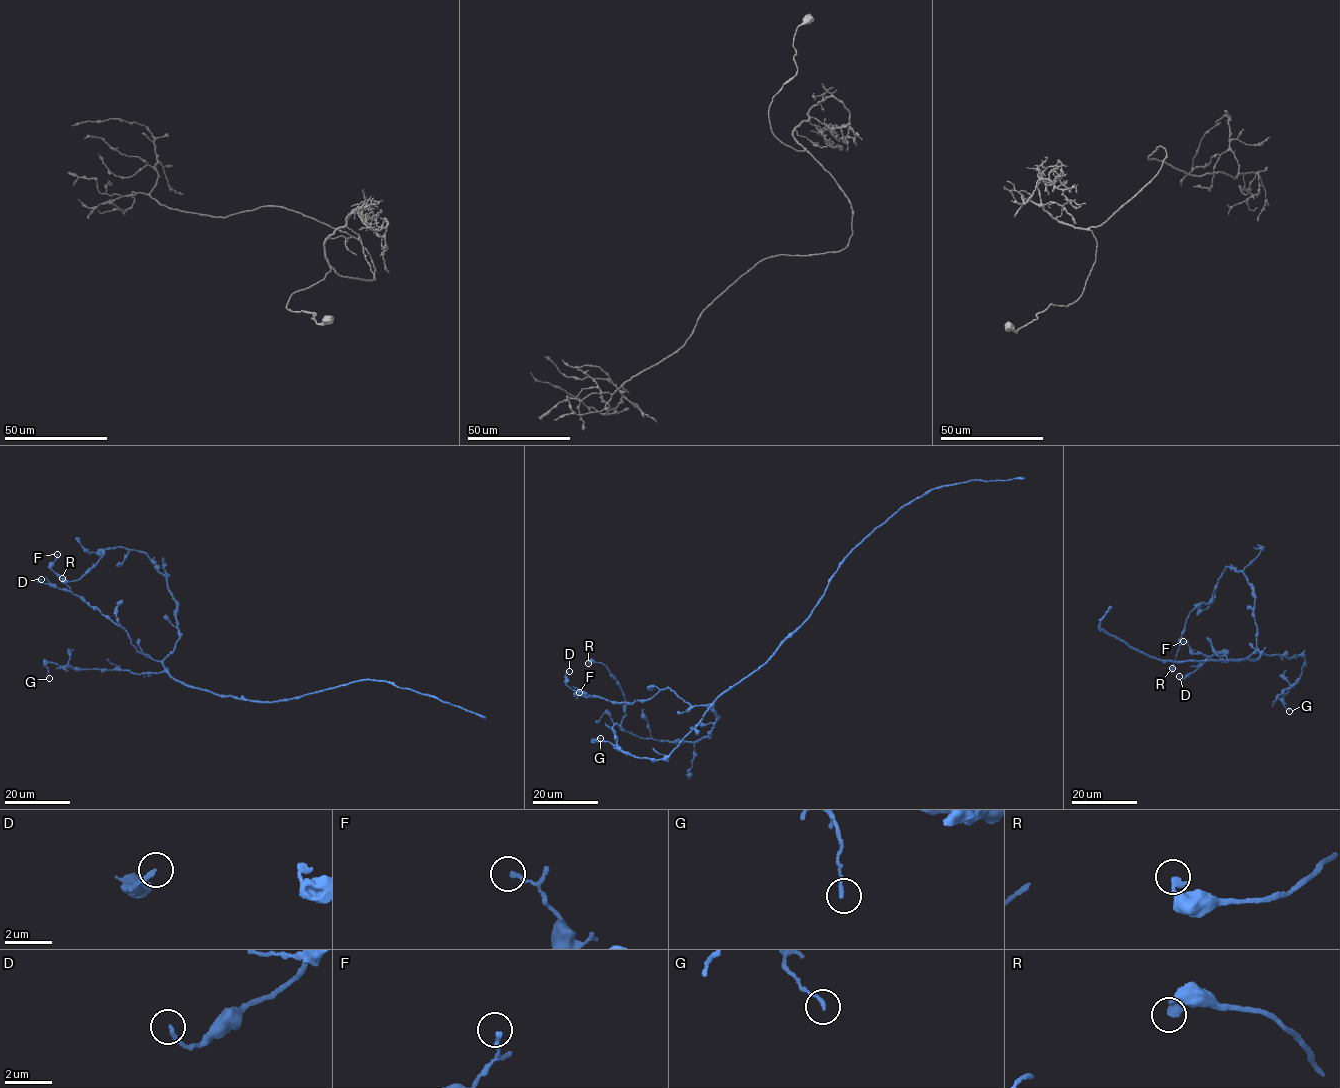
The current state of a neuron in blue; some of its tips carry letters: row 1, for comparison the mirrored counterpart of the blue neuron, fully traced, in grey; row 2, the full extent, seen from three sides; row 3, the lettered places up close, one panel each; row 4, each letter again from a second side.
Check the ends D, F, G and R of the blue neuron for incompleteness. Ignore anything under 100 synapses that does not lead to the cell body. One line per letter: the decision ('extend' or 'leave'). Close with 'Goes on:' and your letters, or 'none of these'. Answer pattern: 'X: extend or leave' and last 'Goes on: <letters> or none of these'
D: leave
F: leave
G: leave
R: leave
Goes on: none of these

